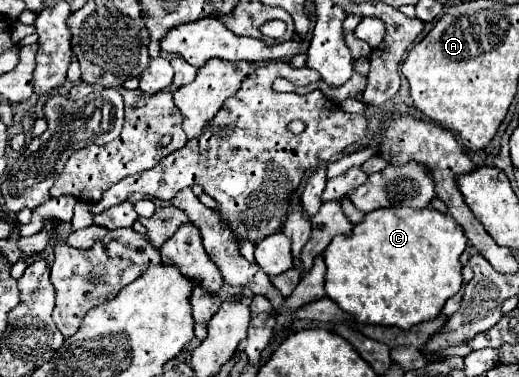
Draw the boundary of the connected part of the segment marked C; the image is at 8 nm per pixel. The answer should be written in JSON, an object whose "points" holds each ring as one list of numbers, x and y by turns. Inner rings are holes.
{"points":[[388,207,366,213,354,227,352,237,336,237,324,251,326,263,326,295,340,305,346,313,352,313,360,323,394,325,410,329,422,321,436,319,444,303,456,295,462,287,462,263,460,255,466,249,466,235,452,215,436,209,412,209,412,207]]}

